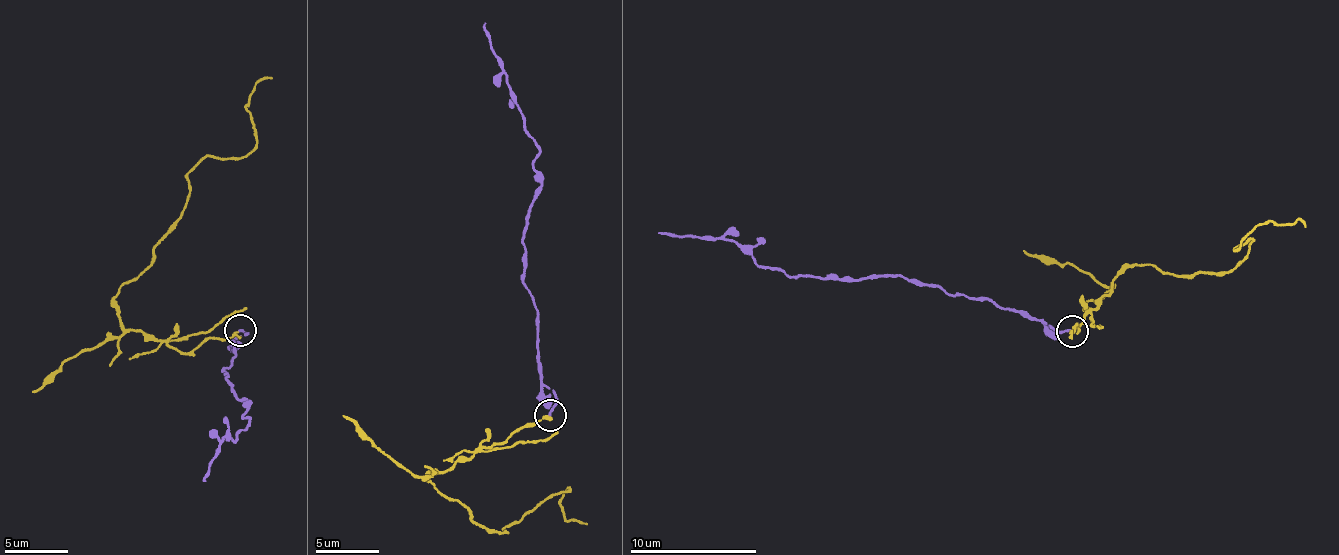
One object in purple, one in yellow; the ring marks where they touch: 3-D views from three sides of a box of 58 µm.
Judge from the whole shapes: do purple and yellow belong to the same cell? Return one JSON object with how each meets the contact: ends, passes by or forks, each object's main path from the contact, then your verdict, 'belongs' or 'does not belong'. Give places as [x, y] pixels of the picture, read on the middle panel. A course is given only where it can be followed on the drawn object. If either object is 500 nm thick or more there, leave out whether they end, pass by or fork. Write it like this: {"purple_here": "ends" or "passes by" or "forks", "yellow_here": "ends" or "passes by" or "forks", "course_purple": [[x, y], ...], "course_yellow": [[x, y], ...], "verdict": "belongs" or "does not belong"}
{"purple_here": "ends", "yellow_here": "ends", "course_purple": [[551, 415], [557, 396], [541, 381], [533, 294], [523, 280], [525, 216], [540, 185], [537, 145], [485, 23]], "course_yellow": [[548, 417], [434, 470], [430, 482], [483, 528], [506, 532], [505, 526], [567, 489], [559, 507], [587, 523]], "verdict": "does not belong"}

